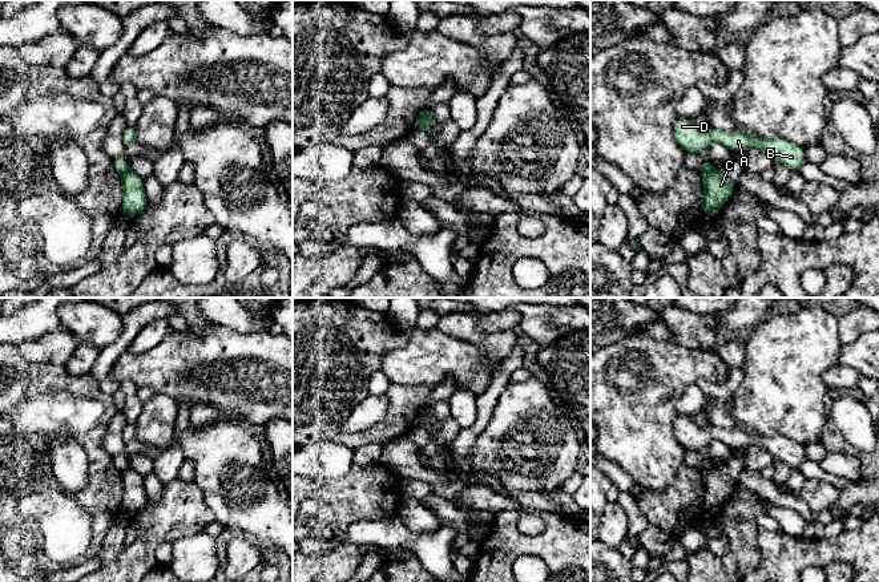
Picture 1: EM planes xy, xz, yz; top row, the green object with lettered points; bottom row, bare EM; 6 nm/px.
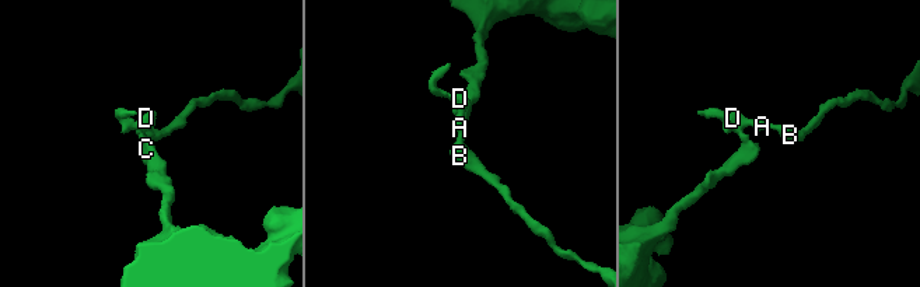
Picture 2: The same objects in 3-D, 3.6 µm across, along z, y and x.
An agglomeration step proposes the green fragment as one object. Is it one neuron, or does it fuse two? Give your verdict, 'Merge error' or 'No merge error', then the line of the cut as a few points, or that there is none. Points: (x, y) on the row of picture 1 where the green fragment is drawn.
Merge error. Split along yz (714, 169), (701, 174)

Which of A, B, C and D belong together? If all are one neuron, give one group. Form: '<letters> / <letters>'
A B D / C

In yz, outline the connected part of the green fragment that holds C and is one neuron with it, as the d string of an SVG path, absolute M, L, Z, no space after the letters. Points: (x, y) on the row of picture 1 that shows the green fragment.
M715 169L709 173L702 173L701 178L703 183L701 209L707 218L711 218L731 197L737 185Z

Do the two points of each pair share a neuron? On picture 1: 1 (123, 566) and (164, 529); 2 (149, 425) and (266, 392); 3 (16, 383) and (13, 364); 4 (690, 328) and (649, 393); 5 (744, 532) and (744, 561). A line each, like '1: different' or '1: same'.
1: same
2: different
3: same
4: different
5: same

